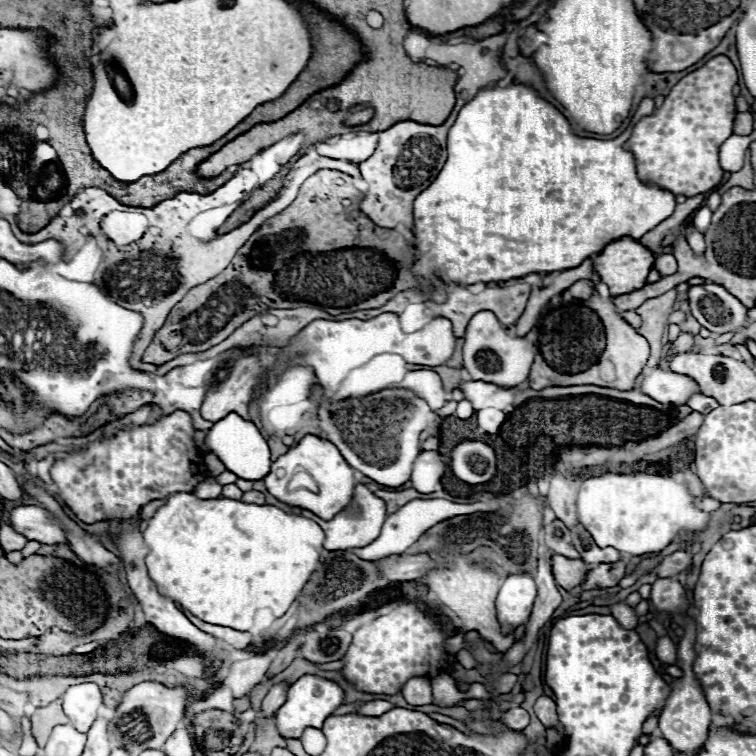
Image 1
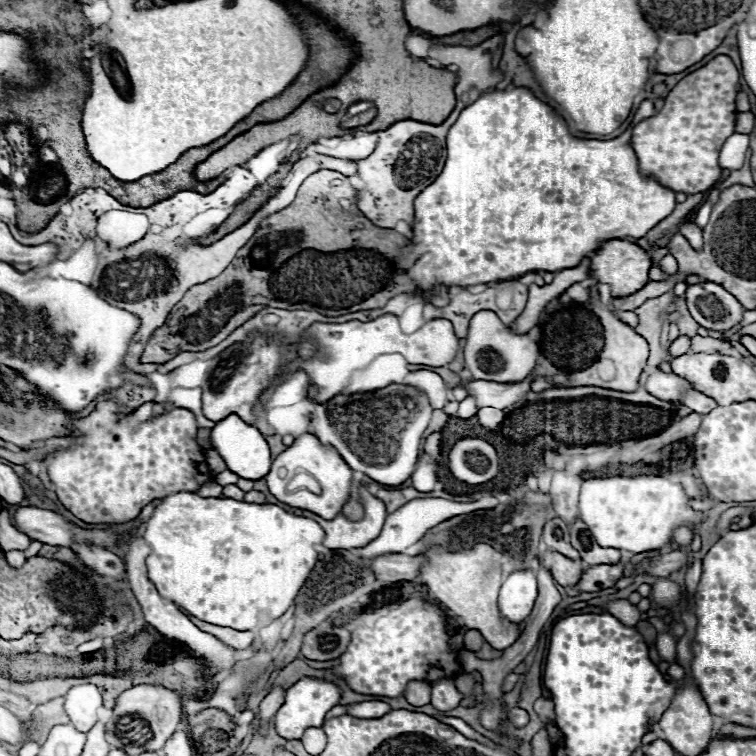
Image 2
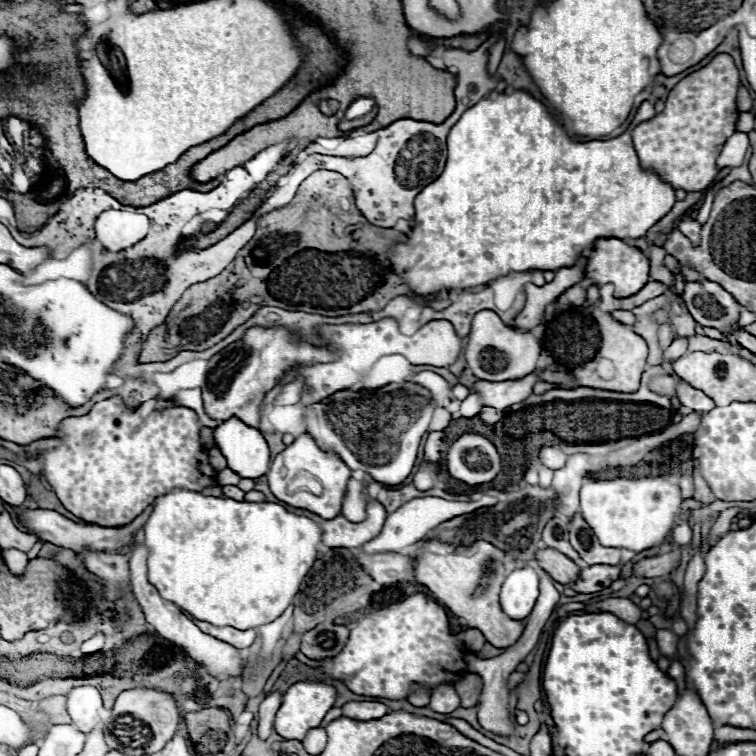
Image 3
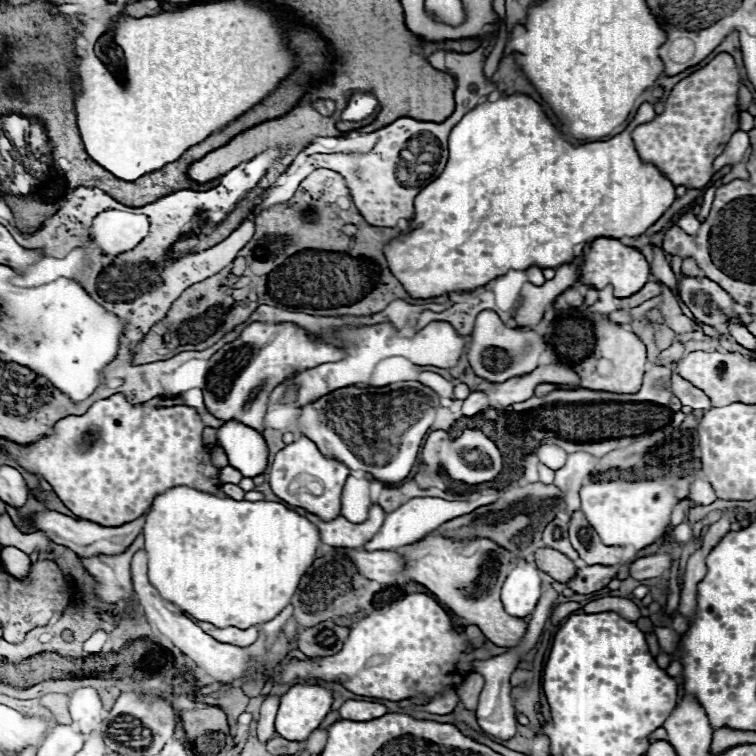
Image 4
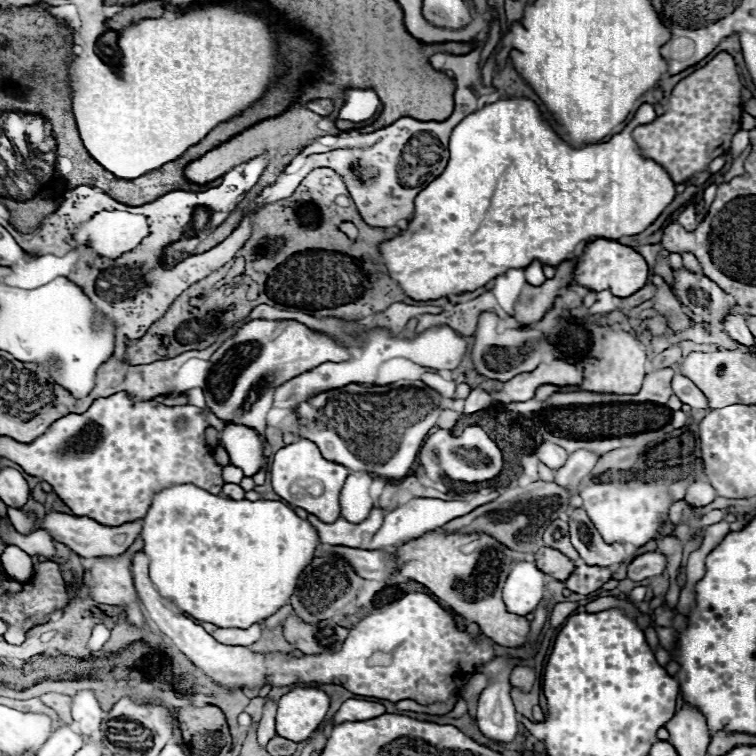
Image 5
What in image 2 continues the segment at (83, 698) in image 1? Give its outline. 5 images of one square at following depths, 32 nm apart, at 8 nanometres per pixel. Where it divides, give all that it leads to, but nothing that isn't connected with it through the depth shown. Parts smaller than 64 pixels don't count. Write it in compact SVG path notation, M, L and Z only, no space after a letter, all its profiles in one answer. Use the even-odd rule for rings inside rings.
M80 684L68 690L64 696L64 708L76 730L88 732L98 722L98 708L102 706L102 694L94 684Z

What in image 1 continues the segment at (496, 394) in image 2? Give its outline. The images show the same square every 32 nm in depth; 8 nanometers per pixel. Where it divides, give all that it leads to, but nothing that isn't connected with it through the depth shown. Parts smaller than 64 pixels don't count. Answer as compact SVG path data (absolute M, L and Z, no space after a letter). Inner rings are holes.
M468 380L468 382L460 382L460 390L464 390L464 396L474 404L476 410L480 408L506 410L512 406L514 396L520 392L520 386L502 388L482 380Z

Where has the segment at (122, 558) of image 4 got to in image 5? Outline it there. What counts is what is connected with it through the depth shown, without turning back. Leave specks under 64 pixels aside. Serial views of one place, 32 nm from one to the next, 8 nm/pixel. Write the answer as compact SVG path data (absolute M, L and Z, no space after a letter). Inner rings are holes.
M138 537L130 548L126 551L126 554L122 556L116 556L116 558L108 558L108 556L102 556L102 558L94 558L94 564L90 568L90 574L92 574L92 582L86 584L88 588L88 596L100 604L110 604L110 606L122 606L126 610L126 620L138 628L144 628L148 626L148 618L144 616L144 610L142 610L142 604L136 596L136 590L134 590L134 580L130 576L130 565L133 555L140 551L144 546L143 539Z

